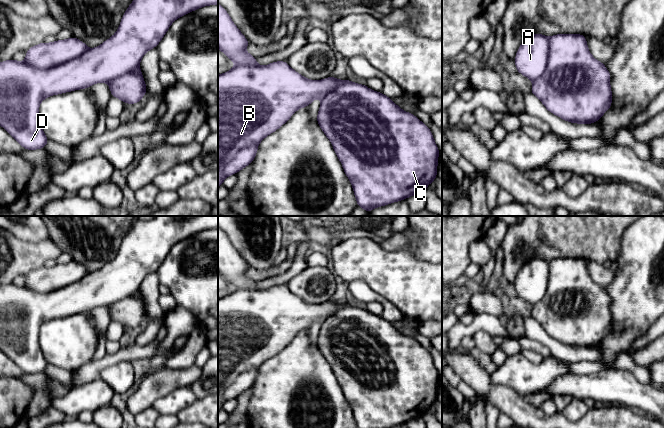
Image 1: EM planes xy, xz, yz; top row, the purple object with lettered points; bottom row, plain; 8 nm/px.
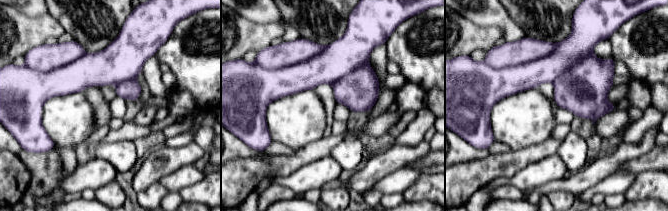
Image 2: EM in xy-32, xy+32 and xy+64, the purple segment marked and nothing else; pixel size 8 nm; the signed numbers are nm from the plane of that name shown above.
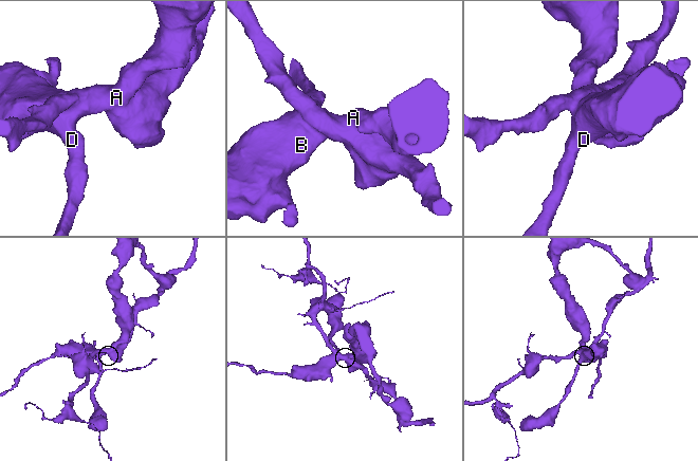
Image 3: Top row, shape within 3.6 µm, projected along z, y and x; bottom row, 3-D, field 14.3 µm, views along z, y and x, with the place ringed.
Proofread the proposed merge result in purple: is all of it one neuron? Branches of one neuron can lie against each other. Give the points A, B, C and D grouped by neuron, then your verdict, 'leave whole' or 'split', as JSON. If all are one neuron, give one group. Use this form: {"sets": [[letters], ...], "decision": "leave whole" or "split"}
{"sets": [["A", "B", "D"], ["C"]], "decision": "split"}

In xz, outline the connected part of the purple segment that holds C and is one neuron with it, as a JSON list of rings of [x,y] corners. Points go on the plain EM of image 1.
[[[345,306],[341,308],[335,315],[329,317],[322,323],[318,338],[317,347],[330,364],[333,373],[343,390],[343,394],[350,404],[357,428],[391,428],[401,424],[405,424],[413,419],[423,418],[427,410],[437,402],[437,390],[439,372],[436,369],[433,358],[428,350],[419,344],[414,338],[402,334],[396,329],[392,323],[384,319],[382,316],[376,316],[369,313],[367,309],[355,306]]]

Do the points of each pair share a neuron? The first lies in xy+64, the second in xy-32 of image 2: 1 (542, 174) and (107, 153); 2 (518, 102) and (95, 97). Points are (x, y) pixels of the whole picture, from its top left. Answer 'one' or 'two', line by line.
1: two
2: two

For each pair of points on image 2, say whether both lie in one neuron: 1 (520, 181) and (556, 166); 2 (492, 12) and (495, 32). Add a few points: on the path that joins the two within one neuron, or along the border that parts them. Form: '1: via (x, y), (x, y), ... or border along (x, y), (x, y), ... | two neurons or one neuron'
1: via (529, 177), (547, 169) | one neuron
2: border along (471, 21), (478, 25), (496, 26), (503, 37) | two neurons

